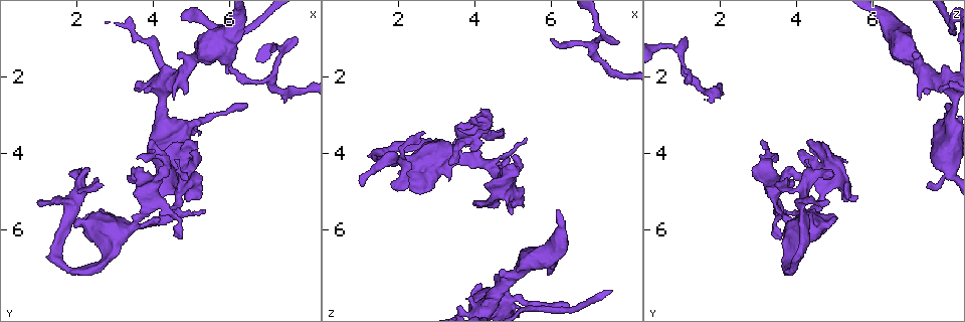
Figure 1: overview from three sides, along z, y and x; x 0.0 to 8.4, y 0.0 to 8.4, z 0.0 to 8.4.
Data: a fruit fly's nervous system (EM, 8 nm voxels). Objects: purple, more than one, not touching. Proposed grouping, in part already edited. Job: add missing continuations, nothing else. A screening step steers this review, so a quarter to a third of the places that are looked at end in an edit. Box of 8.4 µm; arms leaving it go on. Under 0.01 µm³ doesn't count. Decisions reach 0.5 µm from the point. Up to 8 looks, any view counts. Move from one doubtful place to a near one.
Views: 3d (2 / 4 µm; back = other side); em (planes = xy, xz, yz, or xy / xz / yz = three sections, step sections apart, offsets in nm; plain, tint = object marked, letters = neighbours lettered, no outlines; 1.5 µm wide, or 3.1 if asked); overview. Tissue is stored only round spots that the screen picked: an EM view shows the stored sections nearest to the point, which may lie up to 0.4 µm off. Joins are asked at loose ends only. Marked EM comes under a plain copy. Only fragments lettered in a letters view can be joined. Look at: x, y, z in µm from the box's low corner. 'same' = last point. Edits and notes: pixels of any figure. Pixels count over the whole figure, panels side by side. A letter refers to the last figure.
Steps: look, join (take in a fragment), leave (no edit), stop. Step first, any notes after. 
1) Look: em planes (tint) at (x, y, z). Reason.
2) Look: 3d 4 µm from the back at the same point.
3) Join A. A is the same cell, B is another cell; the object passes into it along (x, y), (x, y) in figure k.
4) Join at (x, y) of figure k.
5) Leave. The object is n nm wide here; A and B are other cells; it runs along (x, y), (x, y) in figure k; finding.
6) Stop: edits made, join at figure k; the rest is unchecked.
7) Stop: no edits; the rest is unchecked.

Look: 3d 2 µm at (7.75, 1.00, 1.15).

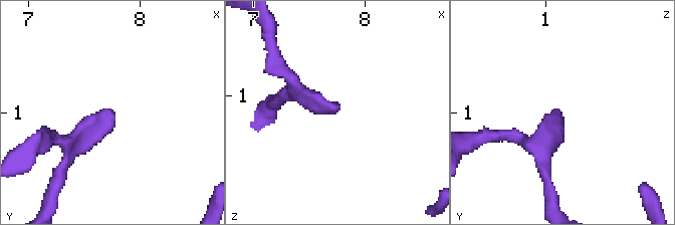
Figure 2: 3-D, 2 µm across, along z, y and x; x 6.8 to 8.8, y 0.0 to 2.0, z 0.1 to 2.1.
Look: em planes (letters) at (7.74, 0.98, 1.12). Need the tissue.

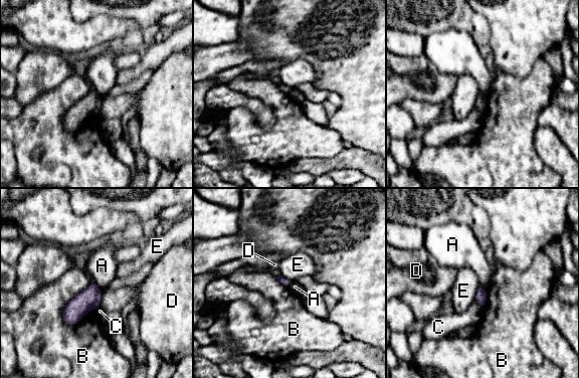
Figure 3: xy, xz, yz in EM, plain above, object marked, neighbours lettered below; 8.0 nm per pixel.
Leave. A, B, C, D and E are other cells; a border runs along (92, 281), (102, 290) in figure 3; no lettered fragment goes on from it.

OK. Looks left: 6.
Look: 3d 2 µm at (4.75, 6.25, 3.50). Thin end.

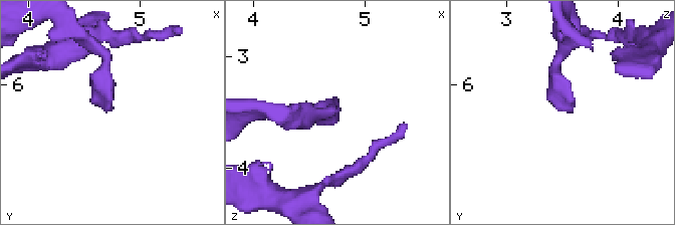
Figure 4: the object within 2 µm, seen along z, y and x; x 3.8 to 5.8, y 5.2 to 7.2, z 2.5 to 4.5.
Look: em planes (letters) at (4.72, 6.20, 3.58).

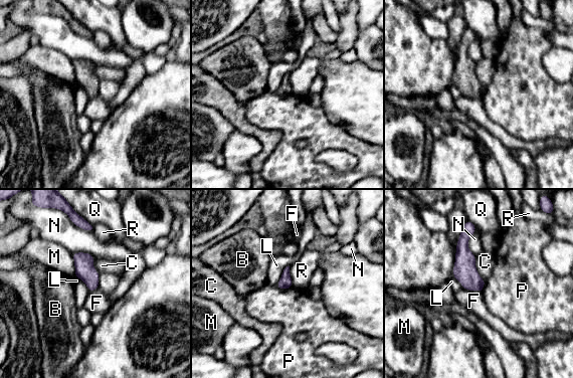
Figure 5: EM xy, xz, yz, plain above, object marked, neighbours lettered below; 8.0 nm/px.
Leave. The object is 100 nm wide here; B, C, F, L, M, N, P, Q and R are other cells; a border runs along (274, 286), (280, 289), (292, 287) in figure 5; none of them fits.

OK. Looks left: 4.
Look: em yz step 4 (letters) at (4.50, 2.55, 7.20). Thick end.

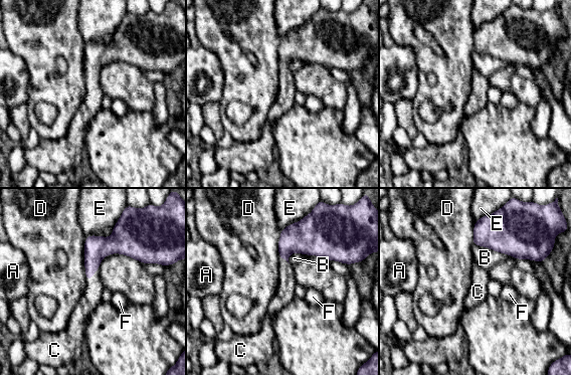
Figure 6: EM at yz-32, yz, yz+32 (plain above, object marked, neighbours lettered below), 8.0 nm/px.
Join C. C is the same cell, A, B, D, E and F are other cells; it goes on there.

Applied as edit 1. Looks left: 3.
Stop: edits made, join at figure 6; the rest is unchecked.

